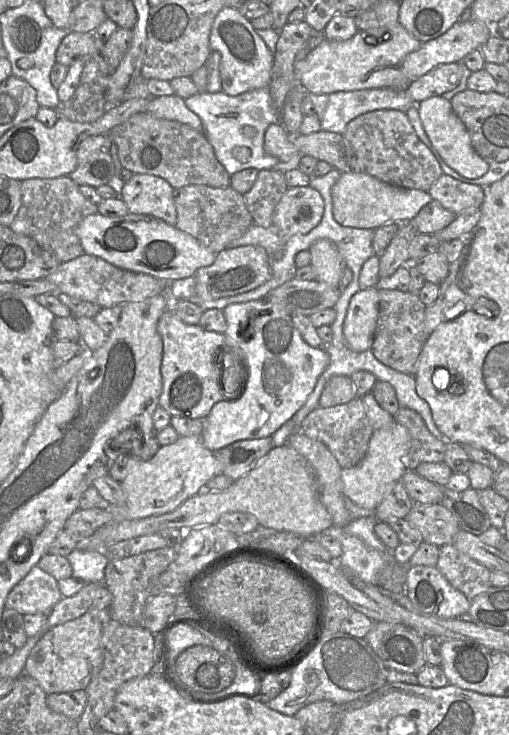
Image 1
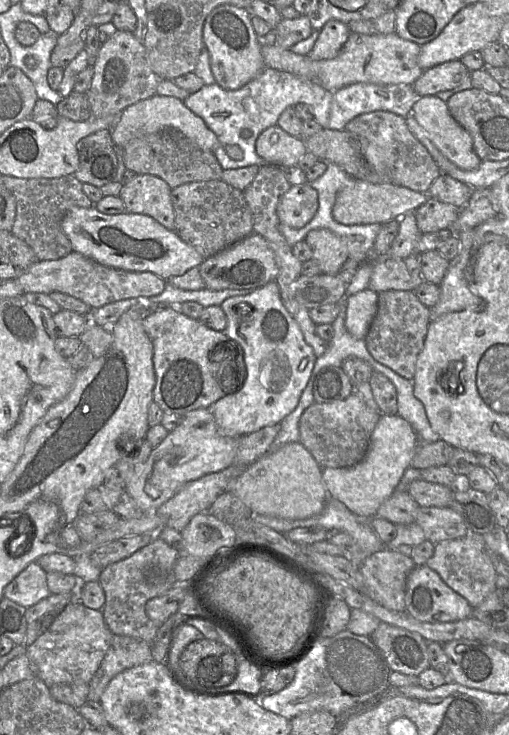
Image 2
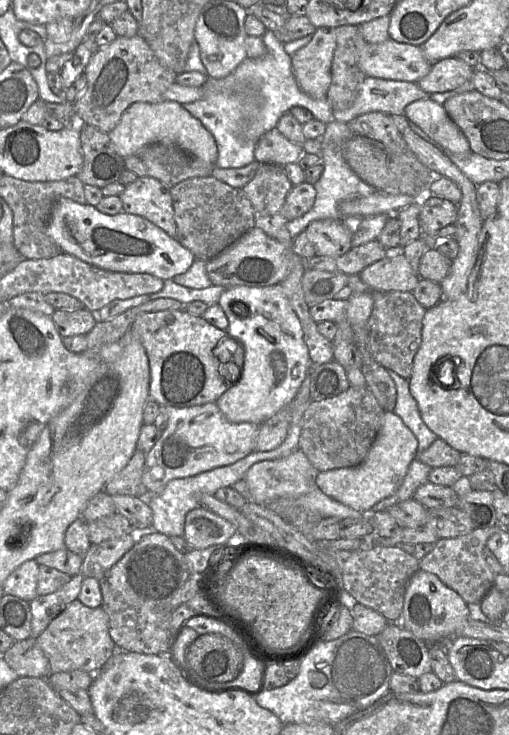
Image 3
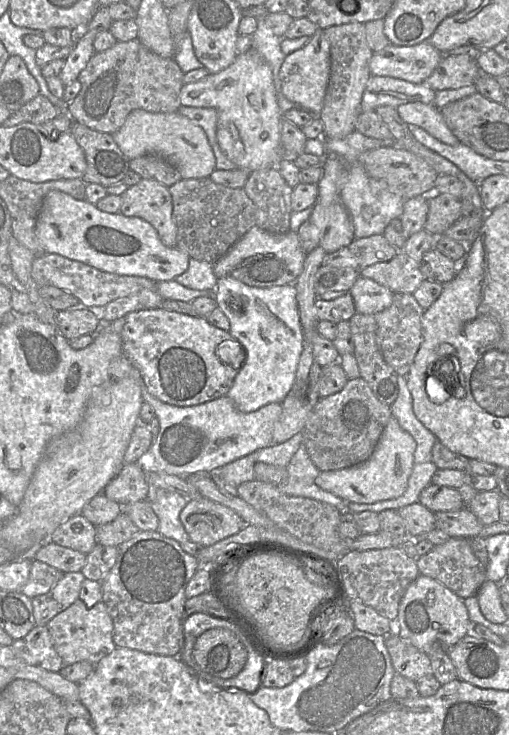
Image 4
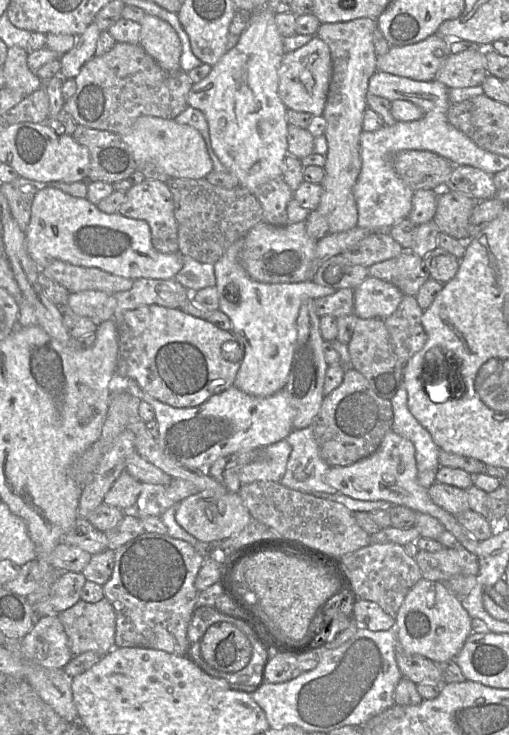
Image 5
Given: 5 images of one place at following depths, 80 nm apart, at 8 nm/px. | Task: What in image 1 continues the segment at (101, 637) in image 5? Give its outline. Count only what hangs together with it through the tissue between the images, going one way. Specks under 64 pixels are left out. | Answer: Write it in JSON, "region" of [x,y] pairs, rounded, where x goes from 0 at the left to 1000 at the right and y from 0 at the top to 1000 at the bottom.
{"region":[[[175,829],[167,835],[96,856],[57,888],[47,918],[69,924],[92,946],[167,939],[202,902],[202,848]]]}

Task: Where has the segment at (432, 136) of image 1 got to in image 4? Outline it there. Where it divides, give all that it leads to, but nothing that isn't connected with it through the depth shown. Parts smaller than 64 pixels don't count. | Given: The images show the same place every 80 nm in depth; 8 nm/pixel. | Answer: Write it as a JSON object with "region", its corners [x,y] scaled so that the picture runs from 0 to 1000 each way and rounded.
{"region":[[[815,137],[780,146],[788,162],[800,169],[823,171],[843,182],[880,197],[898,197],[902,189],[880,173],[866,150],[853,141]]]}

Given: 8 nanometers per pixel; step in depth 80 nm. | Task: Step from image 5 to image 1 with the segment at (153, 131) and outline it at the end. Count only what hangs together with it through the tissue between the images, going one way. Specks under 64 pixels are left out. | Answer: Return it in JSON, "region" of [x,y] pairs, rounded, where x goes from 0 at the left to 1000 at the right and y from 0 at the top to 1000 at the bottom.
{"region":[[[346,128],[295,133],[287,152],[308,161],[346,163],[401,180],[391,158],[365,146],[363,135]]]}

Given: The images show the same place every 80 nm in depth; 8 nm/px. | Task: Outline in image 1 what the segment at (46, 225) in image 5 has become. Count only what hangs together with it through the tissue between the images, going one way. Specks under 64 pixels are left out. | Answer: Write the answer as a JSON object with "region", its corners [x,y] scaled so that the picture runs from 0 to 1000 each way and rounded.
{"region":[[[189,290],[161,299],[151,318],[167,346],[196,350],[234,365],[285,371],[340,382],[383,373],[393,363],[417,361],[424,346],[375,320],[297,293],[251,290],[240,295],[208,295]]]}

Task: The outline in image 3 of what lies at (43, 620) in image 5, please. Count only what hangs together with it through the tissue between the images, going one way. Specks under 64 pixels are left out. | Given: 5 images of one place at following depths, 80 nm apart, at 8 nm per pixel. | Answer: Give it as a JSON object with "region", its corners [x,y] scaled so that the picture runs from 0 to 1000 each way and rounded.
{"region":[[[73,868],[28,872],[6,895],[35,921],[92,922],[98,918],[96,899],[73,875]]]}

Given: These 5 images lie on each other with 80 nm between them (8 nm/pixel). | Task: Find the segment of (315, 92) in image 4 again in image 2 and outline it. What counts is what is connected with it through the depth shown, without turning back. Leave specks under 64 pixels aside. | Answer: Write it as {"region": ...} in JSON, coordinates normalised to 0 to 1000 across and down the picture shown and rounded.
{"region":[[[666,27],[644,29],[603,73],[615,82],[652,80],[664,75],[690,46],[686,35]]]}

